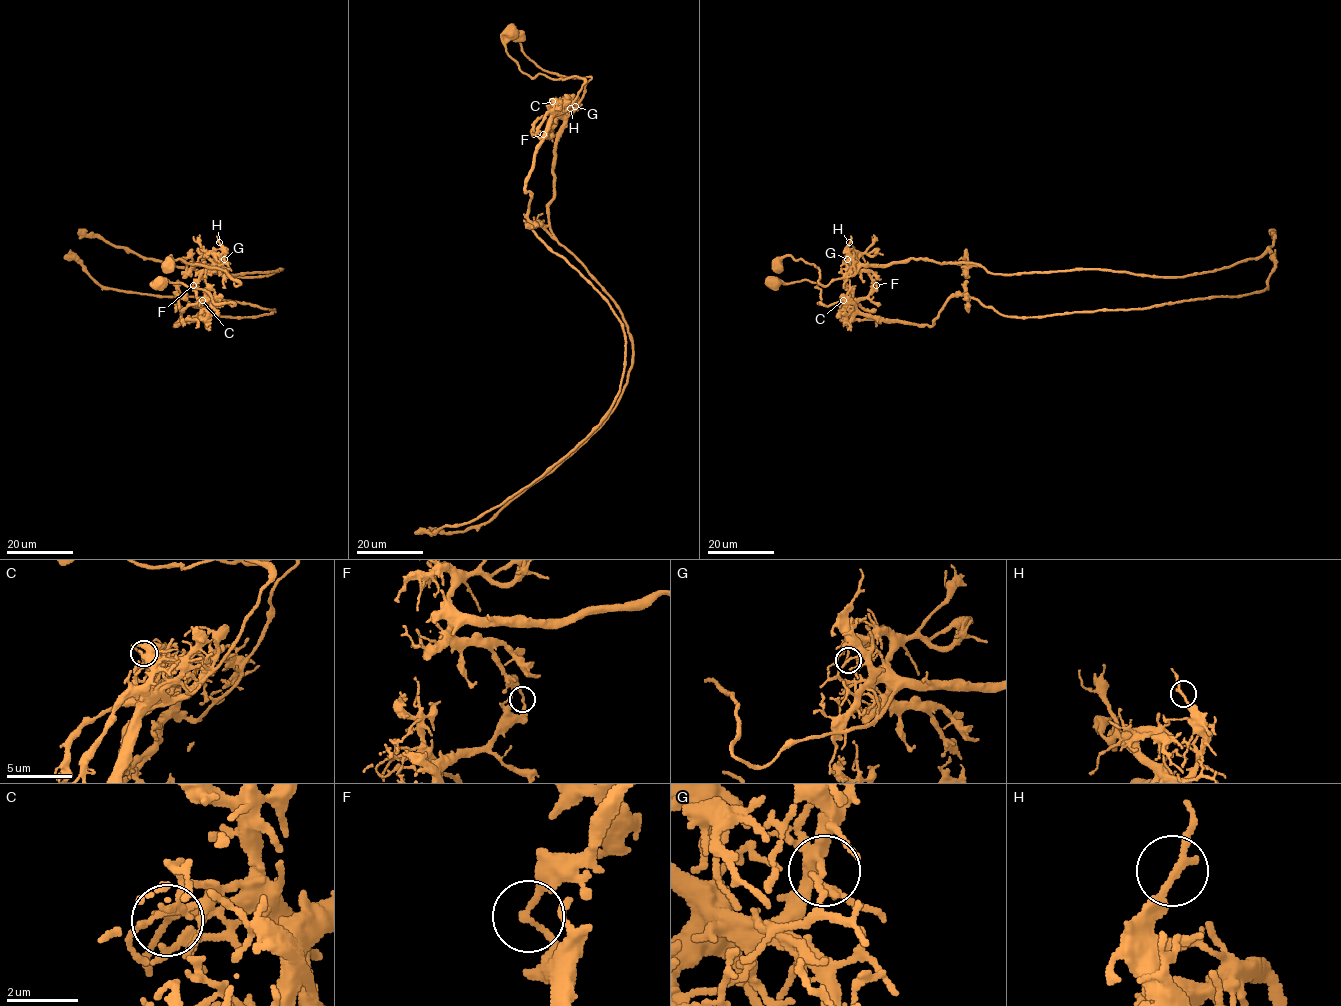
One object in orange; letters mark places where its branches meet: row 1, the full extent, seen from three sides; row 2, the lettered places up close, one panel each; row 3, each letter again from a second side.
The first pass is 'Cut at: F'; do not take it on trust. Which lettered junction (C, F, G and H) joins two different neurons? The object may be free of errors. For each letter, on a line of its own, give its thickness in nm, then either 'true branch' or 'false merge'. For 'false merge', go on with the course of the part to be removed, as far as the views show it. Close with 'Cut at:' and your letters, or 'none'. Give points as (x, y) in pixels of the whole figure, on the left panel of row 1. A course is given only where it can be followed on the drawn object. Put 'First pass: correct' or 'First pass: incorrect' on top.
First pass: correct
C: calibre 160 nm; true branch
F: calibre 180 nm; false merge; course (193, 285), (213, 265), (203, 258), (198, 262), (219, 273), (282, 269), (232, 276), (177, 267), (78, 232)
G: calibre 140 nm; true branch
H: calibre 190 nm; true branch
Cut at: F

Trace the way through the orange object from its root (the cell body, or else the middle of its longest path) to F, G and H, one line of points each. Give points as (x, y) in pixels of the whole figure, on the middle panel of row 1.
F: (511, 31), (505, 51), (523, 72), (533, 78), (543, 74), (584, 80), (576, 99), (548, 121), (543, 134)
G: (511, 31), (505, 51), (523, 72), (584, 80), (547, 131), (575, 106)
H: (511, 31), (505, 51), (523, 72), (584, 80), (576, 99), (548, 121), (547, 132), (570, 108)

